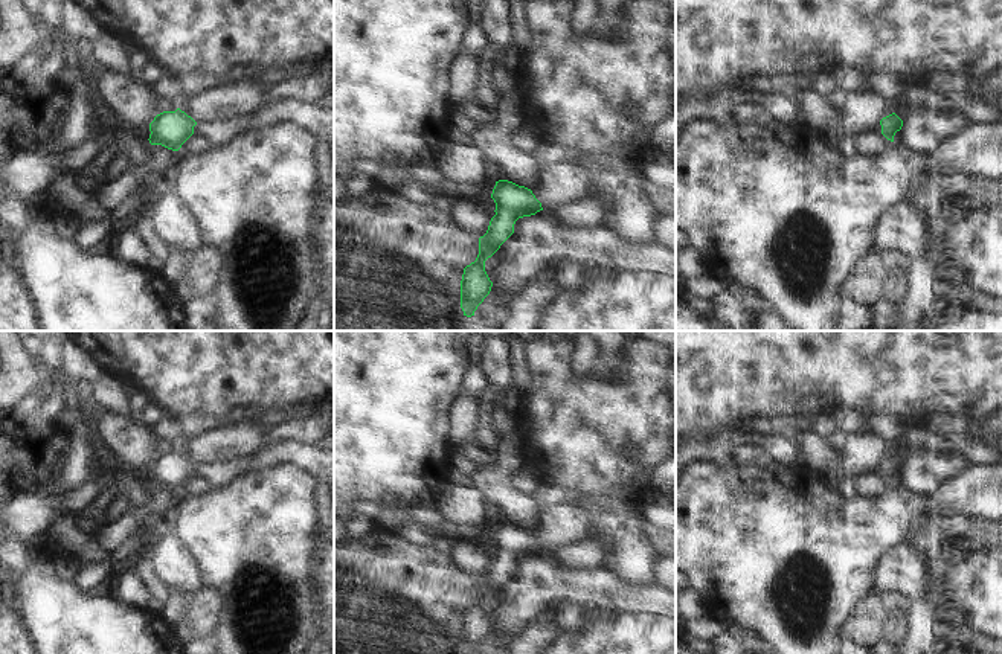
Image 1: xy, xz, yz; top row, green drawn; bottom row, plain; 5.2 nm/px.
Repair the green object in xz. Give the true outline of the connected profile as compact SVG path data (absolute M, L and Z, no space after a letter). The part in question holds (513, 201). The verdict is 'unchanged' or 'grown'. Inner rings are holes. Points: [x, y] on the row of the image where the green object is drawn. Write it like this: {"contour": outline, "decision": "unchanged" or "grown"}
{"contour": "M578 162L538 163L538 186L531 191L508 180L496 181L491 198L496 215L488 230L479 238L479 255L464 268L461 281L461 308L471 317L490 294L493 282L485 271L485 261L514 233L519 218L535 215L540 210L580 201L595 195L590 171Z", "decision": "grown"}

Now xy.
{"contour": "M180 108L163 111L149 123L151 134L148 140L151 145L162 145L168 149L178 151L192 134L197 134L218 148L238 134L252 130L252 116L253 113L249 113L232 119L201 120L197 123Z", "decision": "grown"}

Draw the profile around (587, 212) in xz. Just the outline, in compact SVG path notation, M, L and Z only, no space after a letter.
M596 194L590 198L551 207L549 213L564 226L602 226L602 221L613 213L613 203L607 197Z

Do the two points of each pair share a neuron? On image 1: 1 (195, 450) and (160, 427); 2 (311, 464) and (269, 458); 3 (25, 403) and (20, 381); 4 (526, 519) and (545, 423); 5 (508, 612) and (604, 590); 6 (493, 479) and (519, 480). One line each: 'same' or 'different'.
1: different
2: same
3: different
4: different
5: same
6: different

